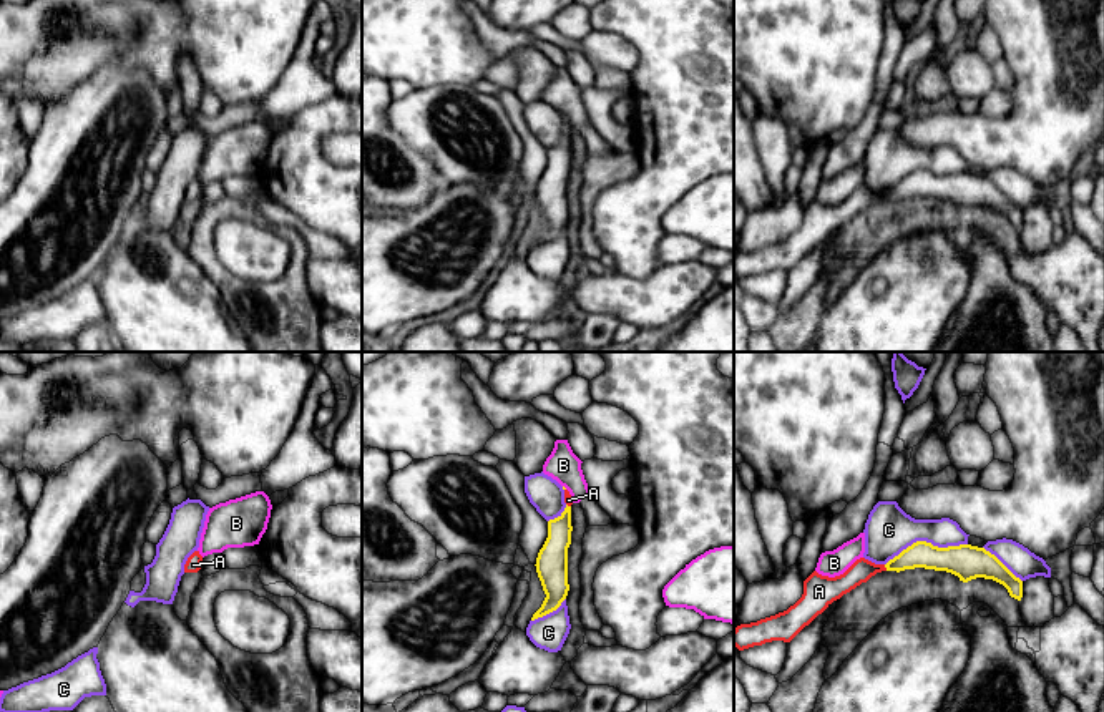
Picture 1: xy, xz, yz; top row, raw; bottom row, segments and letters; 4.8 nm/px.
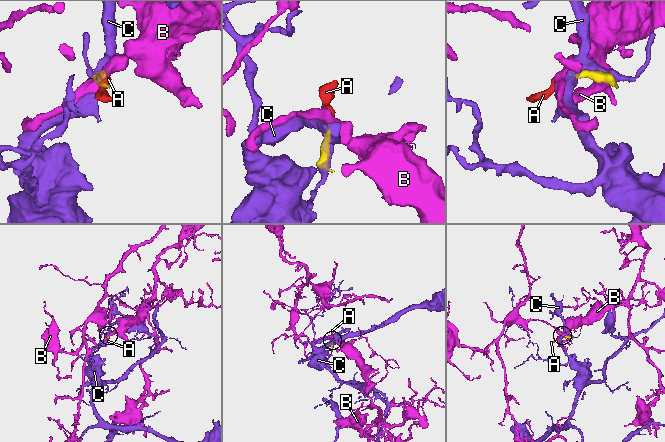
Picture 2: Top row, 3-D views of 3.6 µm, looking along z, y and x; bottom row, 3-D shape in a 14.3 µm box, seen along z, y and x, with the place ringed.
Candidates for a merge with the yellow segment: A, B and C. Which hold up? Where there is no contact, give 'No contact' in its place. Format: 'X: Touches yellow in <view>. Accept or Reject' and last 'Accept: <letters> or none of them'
A: Touches yellow in yz. Accept
B: No contact. Reject
C: Touches yellow in yz. Reject
Accept: A

